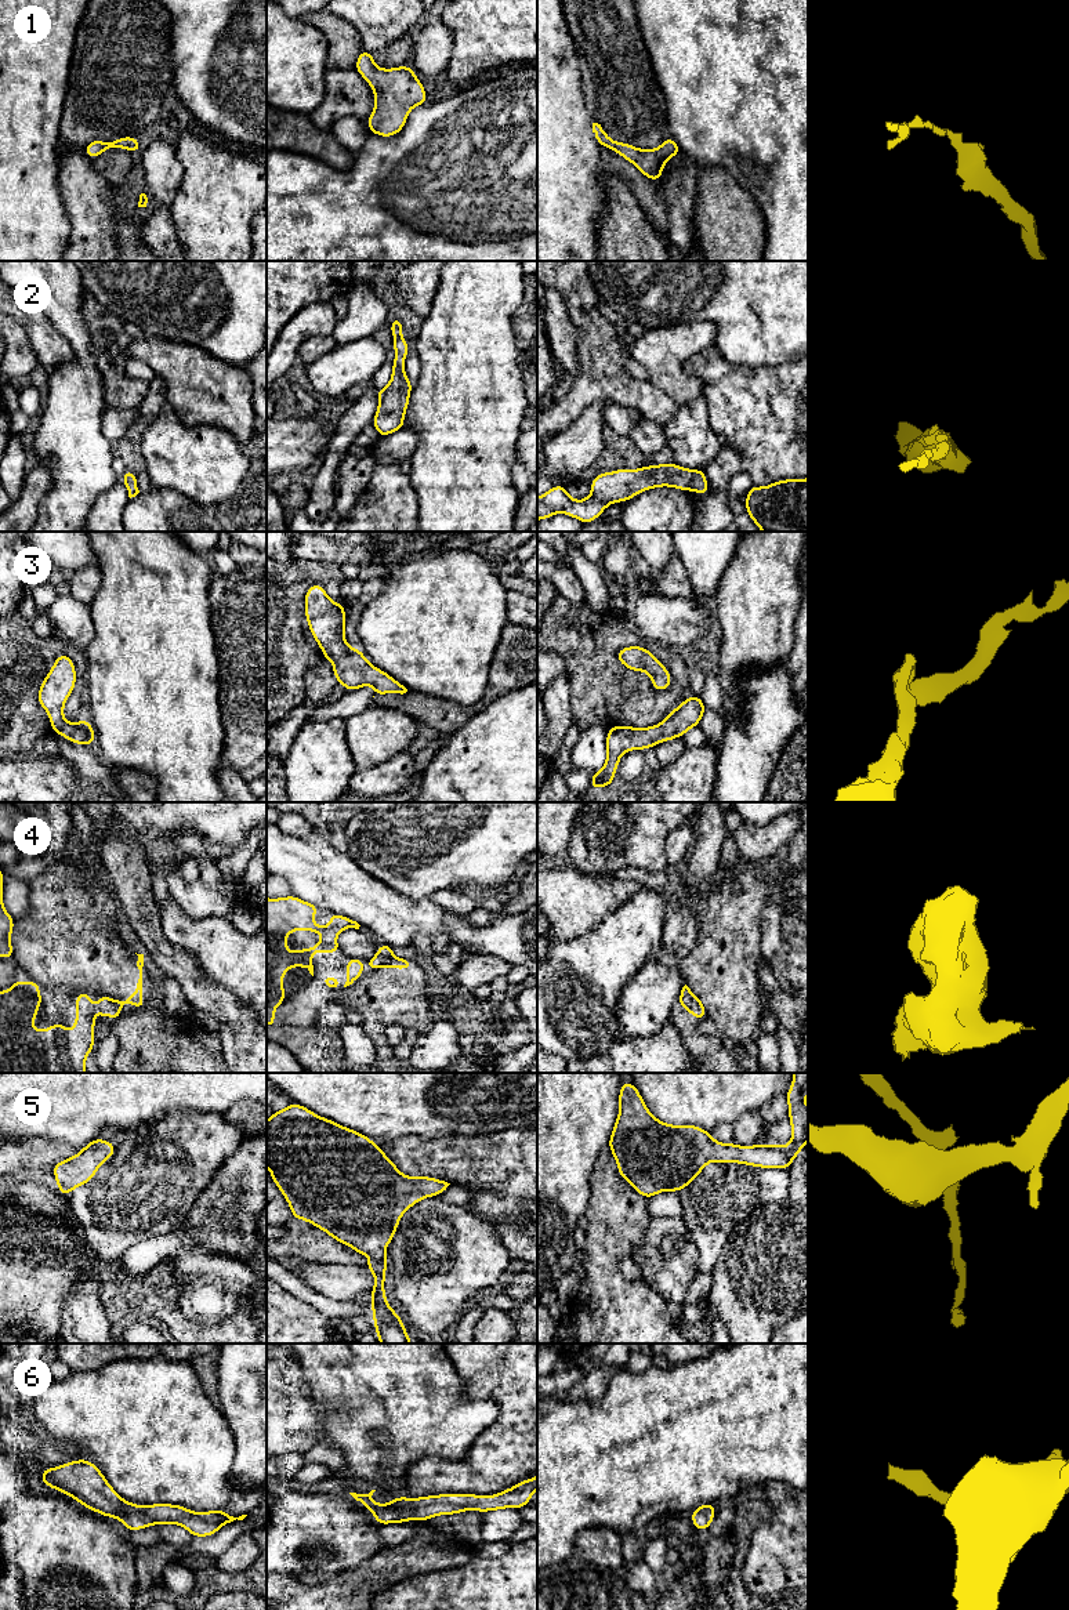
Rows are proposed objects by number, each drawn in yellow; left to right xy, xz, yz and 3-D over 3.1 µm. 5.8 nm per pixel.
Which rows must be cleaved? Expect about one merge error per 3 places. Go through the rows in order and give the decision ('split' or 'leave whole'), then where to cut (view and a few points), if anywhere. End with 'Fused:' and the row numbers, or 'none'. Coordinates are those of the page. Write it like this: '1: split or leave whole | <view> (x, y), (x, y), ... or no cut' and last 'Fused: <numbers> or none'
1: leave whole | no cut
2: leave whole | no cut
3: leave whole | no cut
4: split | xz (392, 956), (380, 967)
5: leave whole | no cut
6: leave whole | no cut
Fused: 4

